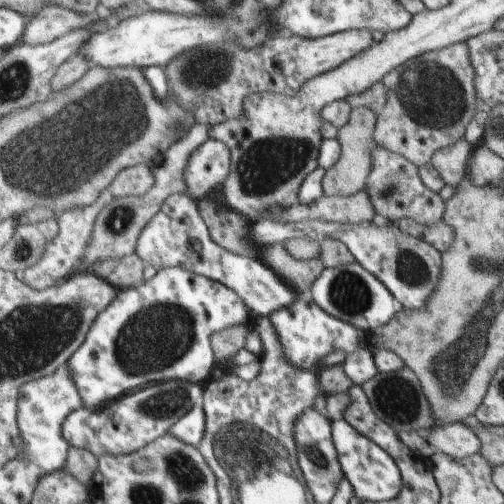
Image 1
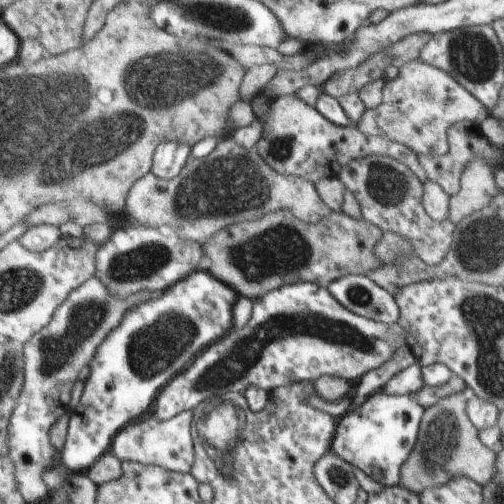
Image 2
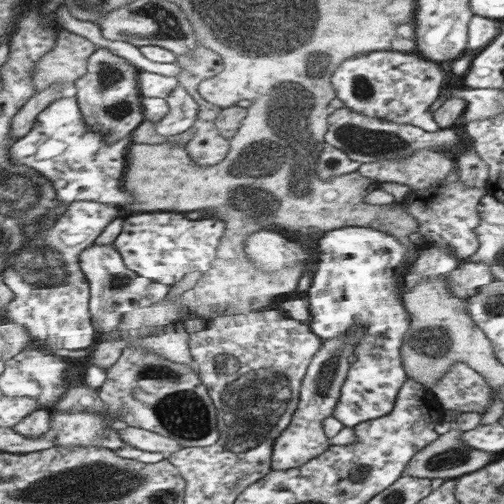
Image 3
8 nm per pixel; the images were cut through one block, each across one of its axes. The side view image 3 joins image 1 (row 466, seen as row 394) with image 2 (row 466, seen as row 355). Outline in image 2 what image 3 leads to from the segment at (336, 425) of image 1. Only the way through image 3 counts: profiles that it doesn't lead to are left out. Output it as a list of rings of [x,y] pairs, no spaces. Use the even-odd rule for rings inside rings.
[[[383,390],[369,394],[361,408],[349,410],[345,416],[337,418],[337,432],[331,442],[331,452],[371,476],[381,486],[397,486],[401,482],[401,466],[419,438],[423,414],[425,408],[413,396],[397,396]]]

